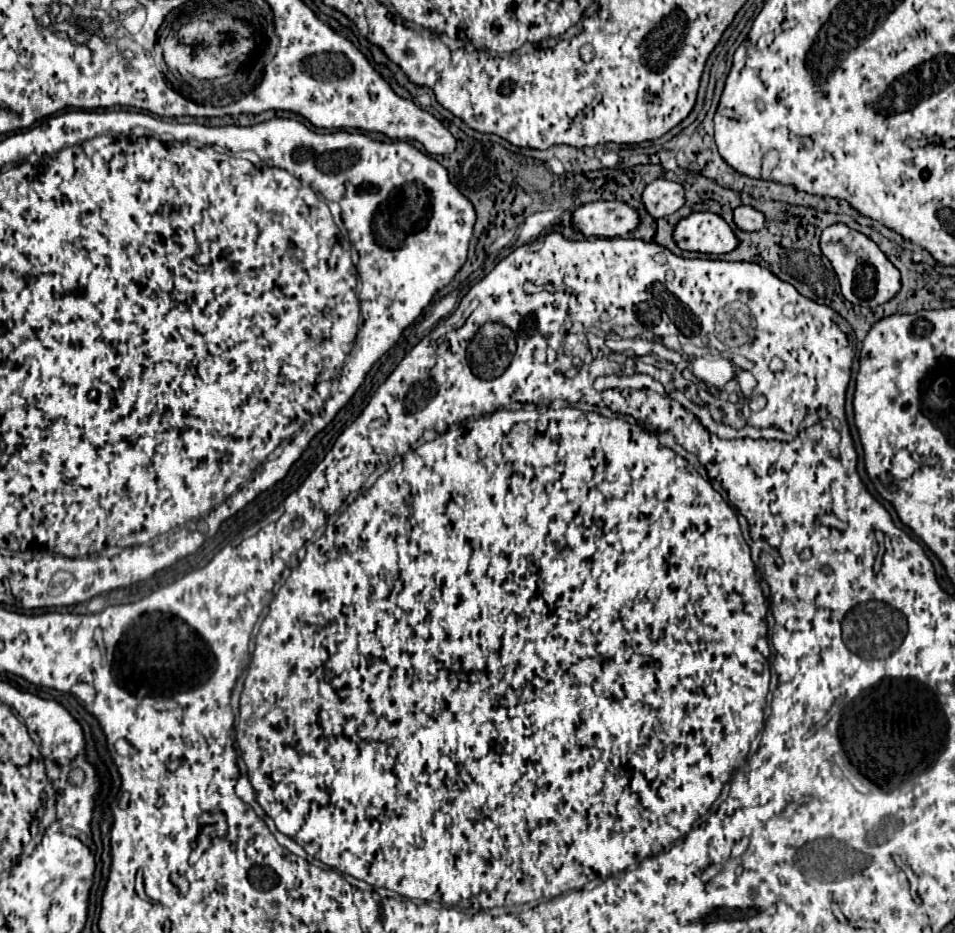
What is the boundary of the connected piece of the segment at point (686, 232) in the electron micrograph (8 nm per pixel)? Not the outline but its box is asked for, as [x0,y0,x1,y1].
[673,213,739,255]

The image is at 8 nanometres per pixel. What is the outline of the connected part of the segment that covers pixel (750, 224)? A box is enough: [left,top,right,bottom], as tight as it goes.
[735,205,765,231]

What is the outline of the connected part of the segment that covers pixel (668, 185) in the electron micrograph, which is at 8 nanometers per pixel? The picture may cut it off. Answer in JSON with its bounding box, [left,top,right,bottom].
[643,179,685,217]

